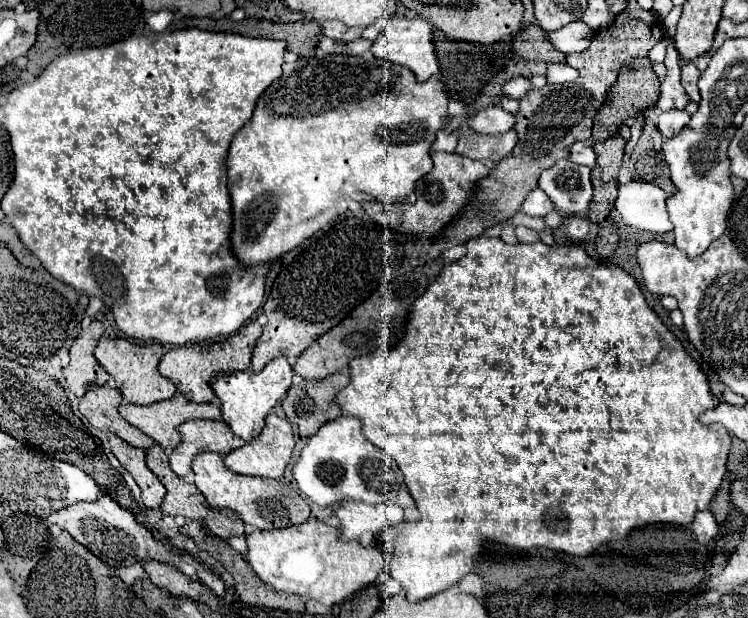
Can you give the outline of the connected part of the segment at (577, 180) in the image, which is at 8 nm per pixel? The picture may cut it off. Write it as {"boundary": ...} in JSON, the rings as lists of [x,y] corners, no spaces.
{"boundary":[[[568,159],[556,161],[538,179],[538,187],[550,197],[554,207],[562,213],[586,213],[592,201],[590,167],[576,165]]]}

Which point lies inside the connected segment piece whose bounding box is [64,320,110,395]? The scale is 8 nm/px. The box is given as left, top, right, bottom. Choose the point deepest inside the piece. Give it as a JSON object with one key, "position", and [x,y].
{"position":[84,369]}

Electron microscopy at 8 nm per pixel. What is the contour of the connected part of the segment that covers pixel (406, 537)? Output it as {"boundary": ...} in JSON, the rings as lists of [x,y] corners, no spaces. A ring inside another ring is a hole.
{"boundary":[[[474,237],[466,243],[466,247],[468,255],[446,265],[426,293],[416,299],[410,309],[404,339],[390,351],[376,349],[370,355],[350,361],[350,385],[336,395],[342,411],[362,421],[364,437],[398,463],[404,483],[416,503],[414,507],[403,508],[403,520],[392,525],[392,505],[400,505],[387,499],[382,502],[390,505],[388,527],[396,526],[392,554],[385,556],[387,570],[391,577],[402,583],[410,601],[432,597],[468,575],[474,569],[476,559],[482,555],[486,541],[496,541],[522,551],[546,547],[552,551],[586,557],[612,539],[624,539],[636,527],[650,523],[688,525],[694,521],[696,511],[708,509],[726,477],[730,435],[722,425],[710,427],[698,421],[698,415],[704,409],[716,407],[708,377],[686,353],[684,345],[680,345],[670,329],[646,305],[644,295],[632,275],[616,265],[602,265],[594,261],[582,247],[546,247],[544,243],[506,245],[502,239],[488,237]],[[392,371],[400,371],[398,381],[396,377],[392,379]]]}

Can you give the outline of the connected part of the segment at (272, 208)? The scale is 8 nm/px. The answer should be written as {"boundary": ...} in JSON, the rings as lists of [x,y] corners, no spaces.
{"boundary":[[[326,55],[326,57],[300,57],[294,63],[282,65],[284,73],[276,79],[268,91],[262,93],[258,99],[252,123],[246,123],[230,143],[228,151],[228,187],[232,195],[232,209],[234,209],[234,227],[232,227],[232,249],[234,255],[244,265],[262,265],[268,261],[276,261],[284,253],[296,249],[302,241],[312,237],[324,225],[334,221],[338,215],[346,211],[346,201],[382,201],[382,203],[412,203],[416,201],[414,185],[420,177],[424,177],[432,169],[430,147],[436,141],[436,131],[446,127],[448,121],[448,103],[450,95],[446,91],[444,81],[428,79],[424,83],[416,81],[416,75],[402,65],[392,65],[390,61],[380,61],[378,57],[352,57],[352,55]]]}

